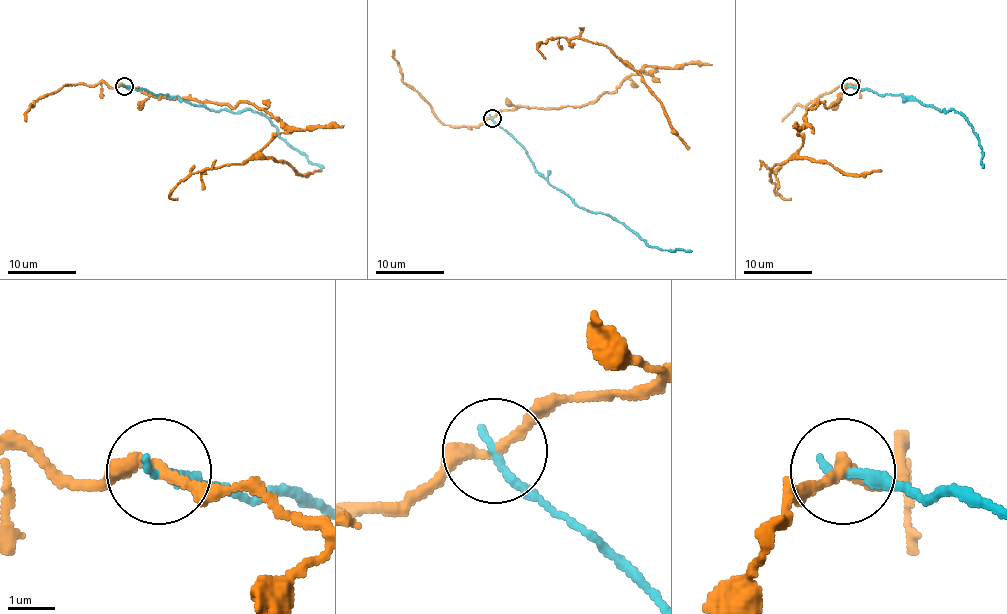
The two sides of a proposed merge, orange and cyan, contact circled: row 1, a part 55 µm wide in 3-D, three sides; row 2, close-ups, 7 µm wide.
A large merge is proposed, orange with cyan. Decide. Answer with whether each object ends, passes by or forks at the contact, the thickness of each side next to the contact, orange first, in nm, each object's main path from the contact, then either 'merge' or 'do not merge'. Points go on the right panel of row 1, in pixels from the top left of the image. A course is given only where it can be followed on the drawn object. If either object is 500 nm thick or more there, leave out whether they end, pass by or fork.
orange passes by | cyan ends | 240/240 nm | orange via (850, 86), (836, 103), (806, 110), (798, 133), (803, 143), (770, 169), (775, 190), (791, 200) | cyan via (850, 86), (872, 89), (879, 95), (912, 96), (939, 110), (958, 112), (979, 140), (984, 167) | do not merge

